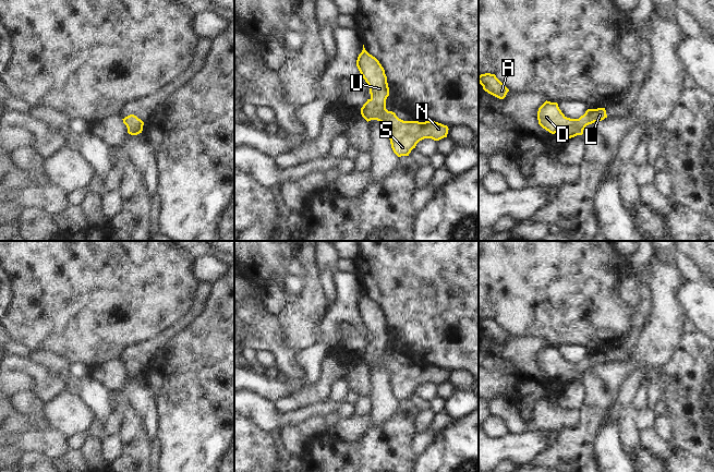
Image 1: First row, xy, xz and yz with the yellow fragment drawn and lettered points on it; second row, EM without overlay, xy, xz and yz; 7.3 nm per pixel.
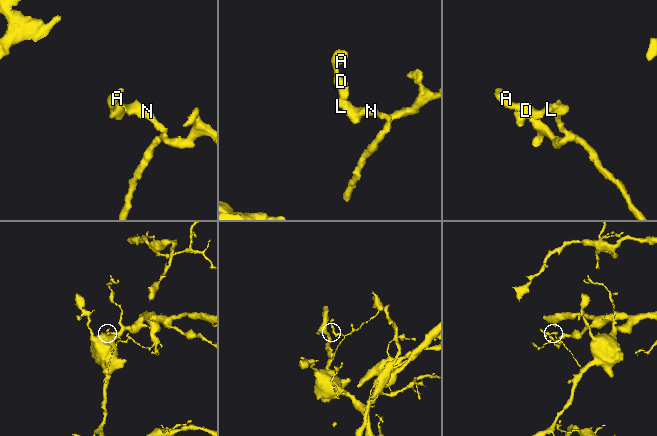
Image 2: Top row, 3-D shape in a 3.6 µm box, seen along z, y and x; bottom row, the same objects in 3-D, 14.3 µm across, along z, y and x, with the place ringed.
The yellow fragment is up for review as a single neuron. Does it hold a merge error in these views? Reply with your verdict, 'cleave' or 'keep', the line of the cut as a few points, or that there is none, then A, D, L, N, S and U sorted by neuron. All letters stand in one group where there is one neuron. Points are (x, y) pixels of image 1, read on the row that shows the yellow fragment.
keep; no cut; A D L N S U

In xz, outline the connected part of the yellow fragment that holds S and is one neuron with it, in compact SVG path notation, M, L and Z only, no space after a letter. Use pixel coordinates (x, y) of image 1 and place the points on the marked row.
M364 45L362 52L358 57L356 66L367 83L371 94L371 98L367 99L367 101L361 108L361 114L367 122L371 120L377 120L387 125L391 148L398 157L409 156L411 150L415 148L416 144L424 138L439 141L447 137L449 130L447 125L435 121L403 121L399 119L395 112L386 109L386 99L389 96L389 87L385 70L379 61L365 50Z

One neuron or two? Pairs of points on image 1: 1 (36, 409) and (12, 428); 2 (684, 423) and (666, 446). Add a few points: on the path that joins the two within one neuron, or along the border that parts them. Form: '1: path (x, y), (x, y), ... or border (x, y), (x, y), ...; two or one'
1: border (13, 409), (23, 414), (41, 415), (45, 419); two
2: border (672, 442), (678, 448); two

